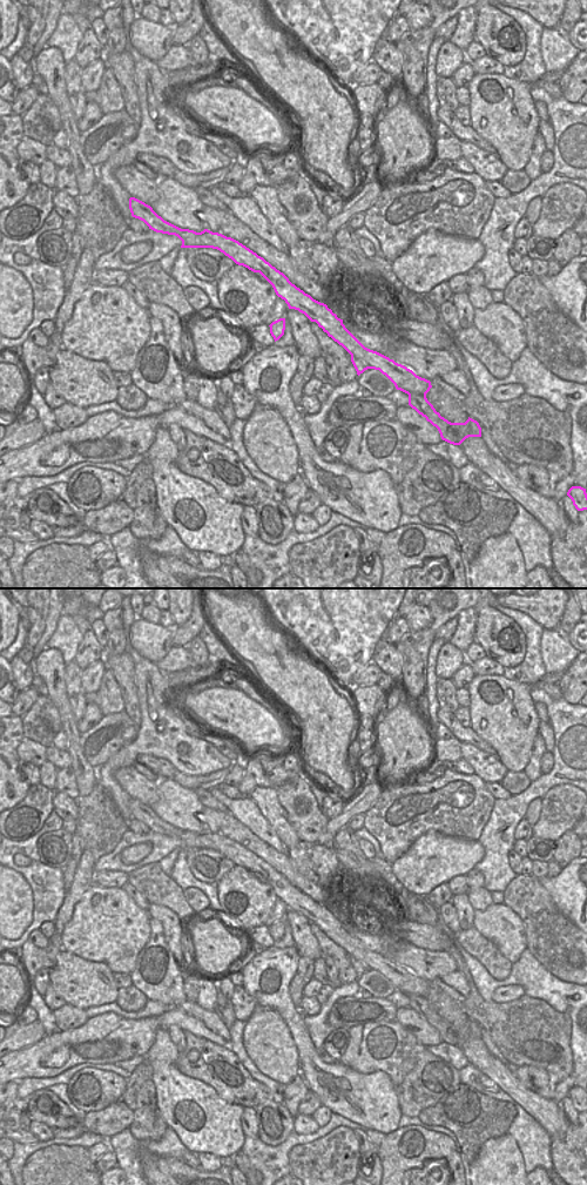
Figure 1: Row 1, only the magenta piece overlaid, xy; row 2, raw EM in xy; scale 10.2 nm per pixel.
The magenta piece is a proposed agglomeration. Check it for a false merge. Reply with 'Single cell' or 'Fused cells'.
Fused cells.

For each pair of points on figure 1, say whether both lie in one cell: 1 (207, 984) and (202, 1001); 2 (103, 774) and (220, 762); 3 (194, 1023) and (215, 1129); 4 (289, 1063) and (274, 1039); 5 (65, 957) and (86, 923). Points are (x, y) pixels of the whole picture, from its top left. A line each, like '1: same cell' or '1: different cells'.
1: same cell
2: same cell
3: different cells
4: same cell
5: different cells

